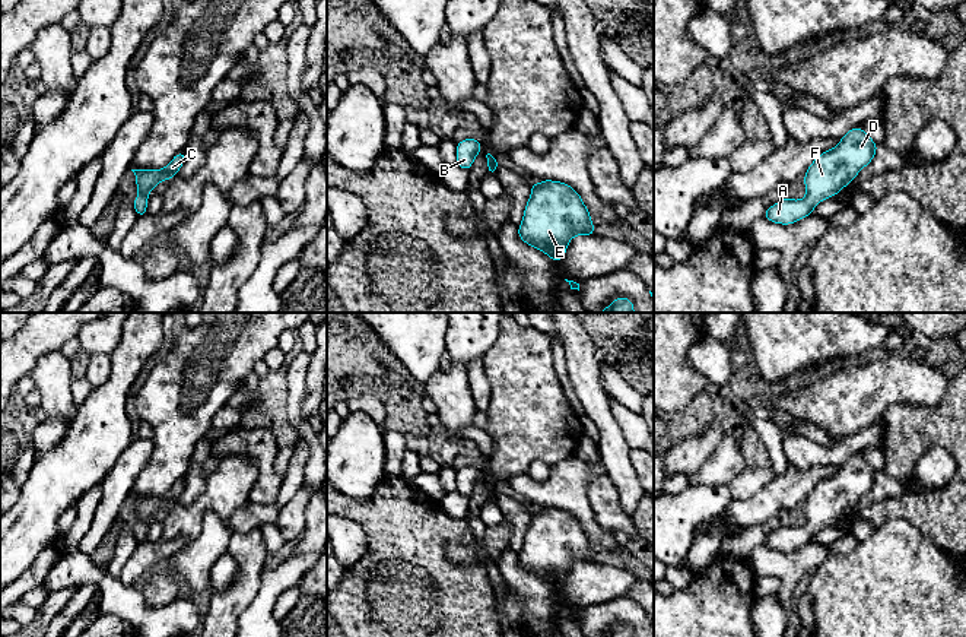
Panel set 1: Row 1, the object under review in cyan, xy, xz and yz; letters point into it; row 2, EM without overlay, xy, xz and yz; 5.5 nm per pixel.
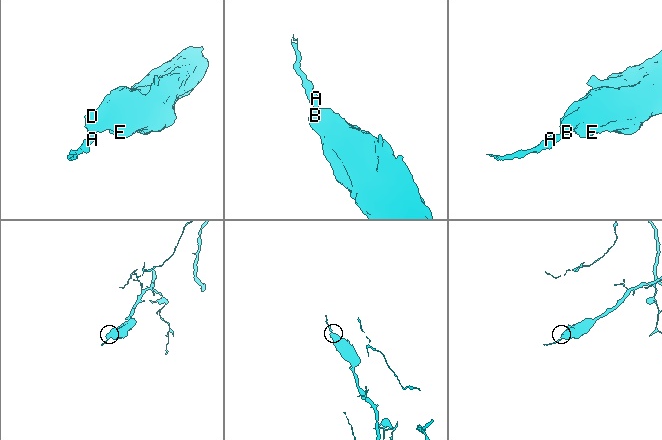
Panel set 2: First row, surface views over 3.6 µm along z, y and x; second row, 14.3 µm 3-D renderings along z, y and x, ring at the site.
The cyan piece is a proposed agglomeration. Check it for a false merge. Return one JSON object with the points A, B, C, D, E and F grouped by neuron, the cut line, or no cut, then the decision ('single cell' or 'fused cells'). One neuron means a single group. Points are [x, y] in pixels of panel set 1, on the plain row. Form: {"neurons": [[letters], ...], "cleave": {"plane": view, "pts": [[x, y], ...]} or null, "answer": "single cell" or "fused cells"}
{"neurons": [["A", "B", "C", "D", "E", "F"]], "cleave": null, "answer": "single cell"}

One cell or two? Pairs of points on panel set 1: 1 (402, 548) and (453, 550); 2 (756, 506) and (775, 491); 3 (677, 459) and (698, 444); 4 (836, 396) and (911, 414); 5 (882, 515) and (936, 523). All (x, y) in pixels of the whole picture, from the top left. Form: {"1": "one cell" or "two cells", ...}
{"1": "two cells", "2": "one cell", "3": "one cell", "4": "two cells", "5": "one cell"}

